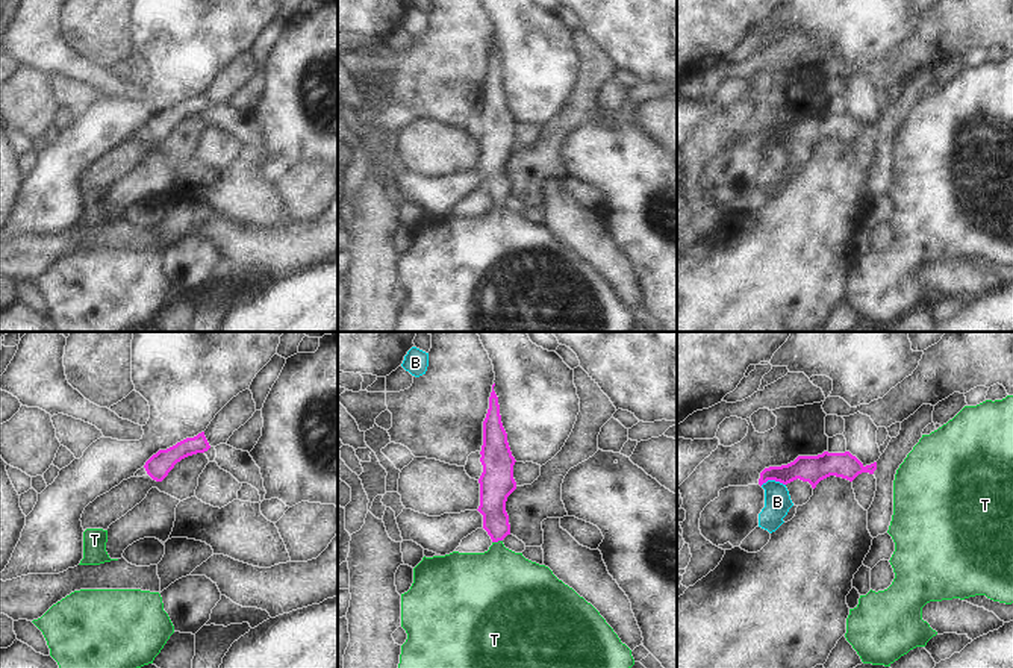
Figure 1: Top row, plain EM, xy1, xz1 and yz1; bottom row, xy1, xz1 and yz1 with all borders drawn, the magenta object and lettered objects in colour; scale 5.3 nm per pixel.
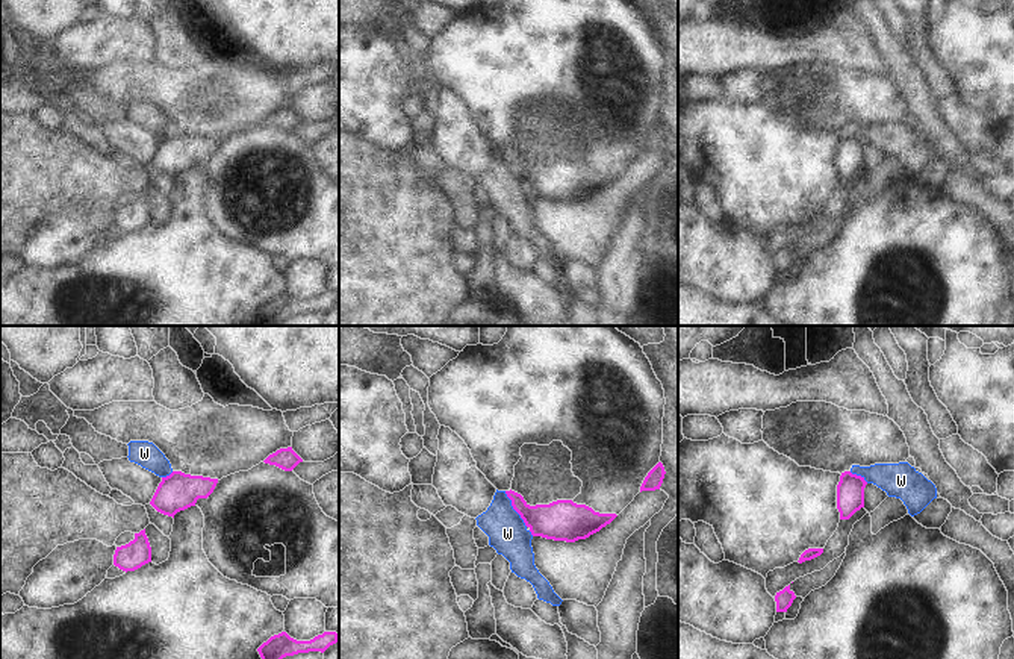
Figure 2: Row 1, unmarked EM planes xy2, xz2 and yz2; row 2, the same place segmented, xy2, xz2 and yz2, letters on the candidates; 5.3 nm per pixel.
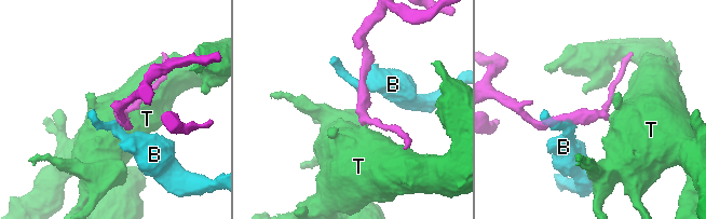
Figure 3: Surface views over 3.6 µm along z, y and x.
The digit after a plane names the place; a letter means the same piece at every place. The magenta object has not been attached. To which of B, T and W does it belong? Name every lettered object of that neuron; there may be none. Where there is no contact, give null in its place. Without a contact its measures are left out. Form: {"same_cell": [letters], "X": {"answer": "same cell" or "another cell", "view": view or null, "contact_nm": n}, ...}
{"same_cell": ["T"], "B": {"answer": "another cell", "view": "yz1", "contact_nm": 140}, "T": {"answer": "same cell", "view": "xz1", "contact_nm": 60}, "W": {"answer": "another cell", "view": "xz2", "contact_nm": 220}}

